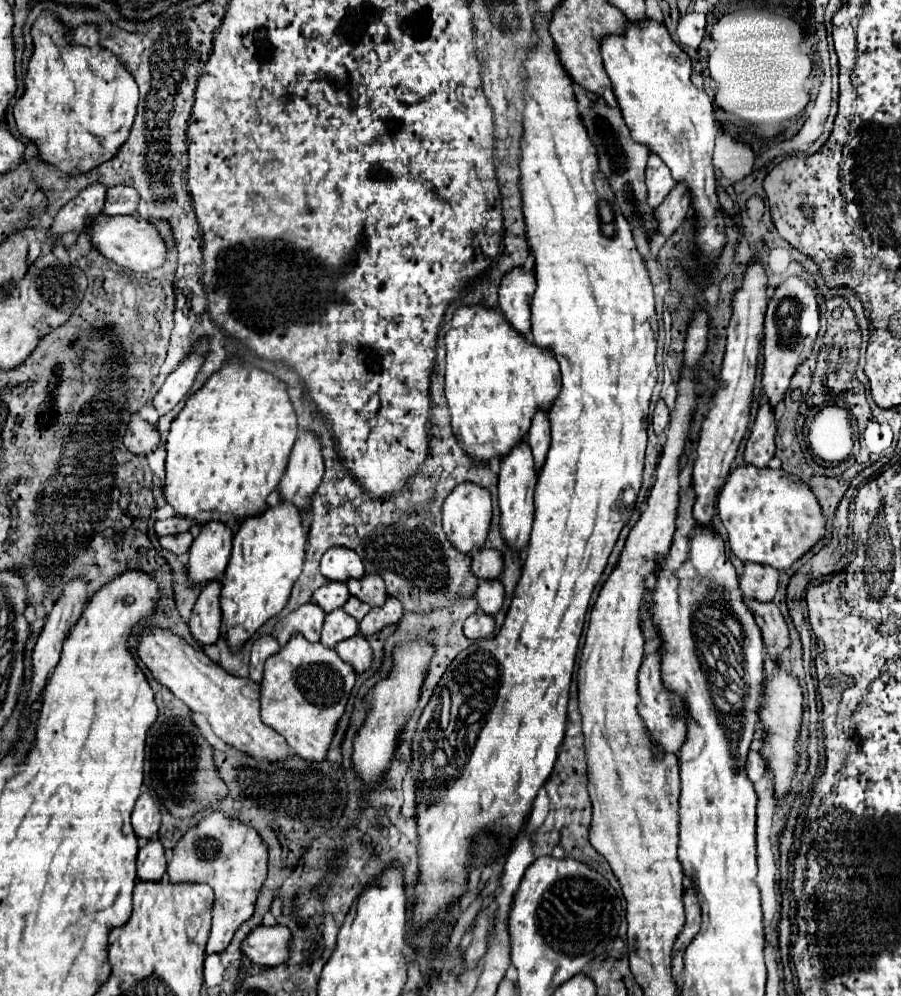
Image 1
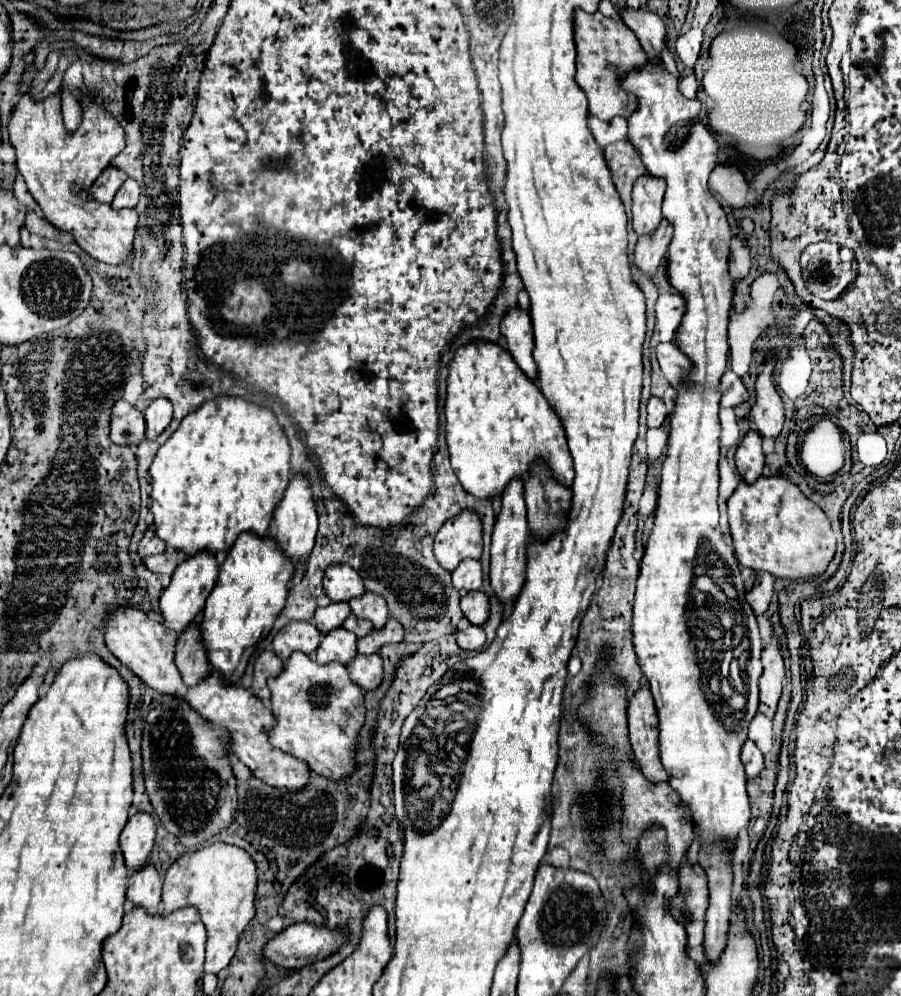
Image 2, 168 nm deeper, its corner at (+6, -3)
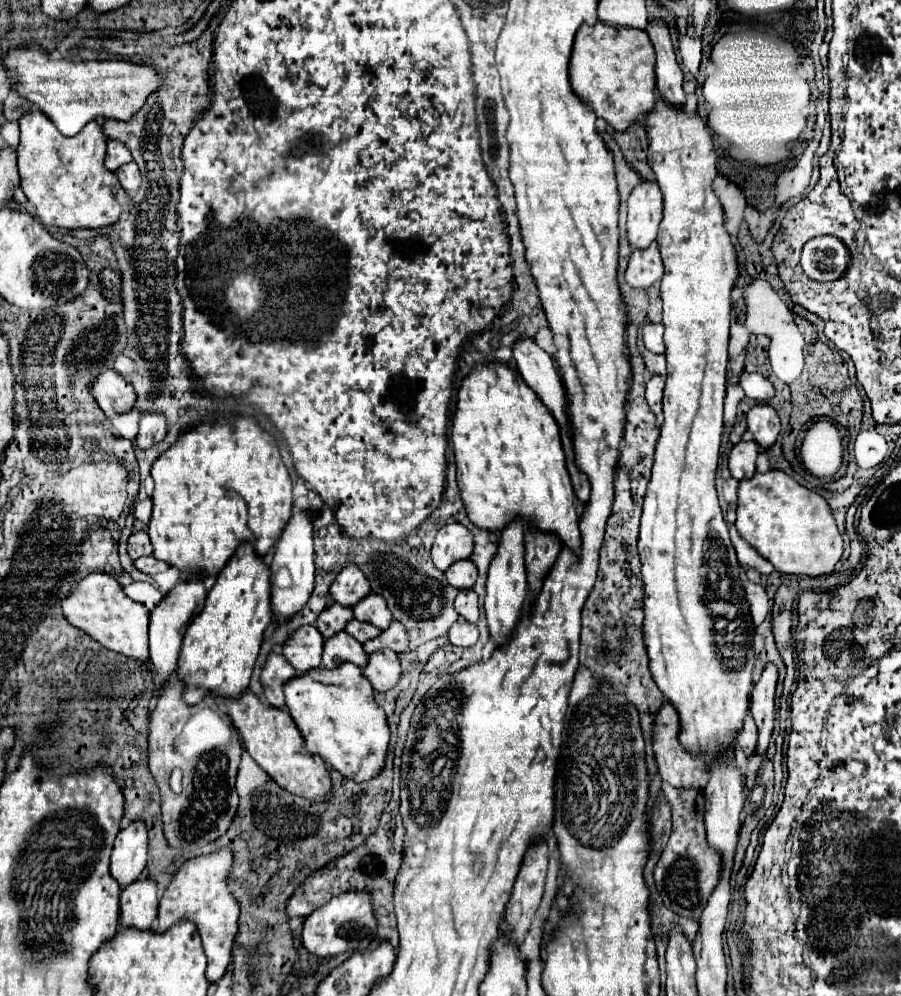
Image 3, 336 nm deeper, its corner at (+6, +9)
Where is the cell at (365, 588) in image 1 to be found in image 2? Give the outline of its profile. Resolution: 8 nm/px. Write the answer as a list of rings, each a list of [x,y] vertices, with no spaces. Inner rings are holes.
[[[364,593],[362,597],[350,601],[350,607],[352,607],[352,613],[358,617],[358,619],[368,619],[374,623],[374,629],[382,629],[388,621],[388,607],[386,607],[386,601],[374,593]]]

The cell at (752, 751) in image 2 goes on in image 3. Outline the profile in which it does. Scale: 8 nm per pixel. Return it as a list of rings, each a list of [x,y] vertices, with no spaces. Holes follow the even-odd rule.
[[[748,715],[744,719],[744,727],[738,735],[738,749],[742,749],[746,755],[752,755],[754,749],[756,749],[756,741],[758,741],[758,729],[754,725],[752,715]]]

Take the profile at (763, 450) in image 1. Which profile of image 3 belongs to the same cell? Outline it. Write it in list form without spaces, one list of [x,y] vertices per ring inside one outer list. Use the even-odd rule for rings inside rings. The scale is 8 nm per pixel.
[[[740,441],[732,447],[730,457],[728,457],[728,467],[730,473],[740,481],[740,479],[750,479],[756,473],[756,457],[760,449],[754,445],[754,441]]]

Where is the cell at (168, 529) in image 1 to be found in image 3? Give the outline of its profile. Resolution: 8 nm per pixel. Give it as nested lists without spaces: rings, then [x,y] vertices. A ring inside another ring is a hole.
[[[138,531],[138,533],[130,535],[128,553],[130,553],[132,559],[138,559],[142,555],[150,555],[152,553],[152,543],[150,543],[150,537],[148,537],[146,531]]]

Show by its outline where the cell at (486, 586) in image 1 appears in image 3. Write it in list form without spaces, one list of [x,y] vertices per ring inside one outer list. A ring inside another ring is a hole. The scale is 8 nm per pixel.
[[[462,589],[454,601],[454,607],[466,621],[478,621],[478,595],[474,589]]]

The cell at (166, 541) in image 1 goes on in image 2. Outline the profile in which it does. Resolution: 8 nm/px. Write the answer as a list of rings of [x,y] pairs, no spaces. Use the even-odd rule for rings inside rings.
[[[166,549],[166,551],[160,553],[160,555],[144,557],[142,561],[144,561],[146,569],[150,569],[152,573],[168,575],[168,577],[172,577],[174,569],[180,565],[180,557],[178,557],[178,553],[170,553],[170,549]]]

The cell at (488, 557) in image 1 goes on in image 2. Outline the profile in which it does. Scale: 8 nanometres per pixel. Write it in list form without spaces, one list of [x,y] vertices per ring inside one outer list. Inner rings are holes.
[[[462,561],[462,565],[458,565],[452,571],[452,585],[460,593],[478,591],[482,587],[482,565],[480,565],[480,561]]]

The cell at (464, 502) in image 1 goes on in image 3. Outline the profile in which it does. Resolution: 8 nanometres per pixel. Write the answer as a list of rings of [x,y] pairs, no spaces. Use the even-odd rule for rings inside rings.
[[[454,523],[442,527],[432,545],[432,561],[440,571],[446,571],[452,563],[468,559],[474,549],[474,535],[462,525]]]

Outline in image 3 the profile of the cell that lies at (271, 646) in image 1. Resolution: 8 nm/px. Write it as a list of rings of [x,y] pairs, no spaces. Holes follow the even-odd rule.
[[[270,653],[262,669],[260,681],[264,687],[264,701],[272,707],[284,707],[282,683],[296,675],[296,669],[278,653]]]

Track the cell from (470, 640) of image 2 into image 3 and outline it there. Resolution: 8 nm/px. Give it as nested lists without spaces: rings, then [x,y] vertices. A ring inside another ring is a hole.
[[[462,617],[450,627],[450,643],[458,647],[470,647],[478,641],[478,627],[474,623],[464,621]]]

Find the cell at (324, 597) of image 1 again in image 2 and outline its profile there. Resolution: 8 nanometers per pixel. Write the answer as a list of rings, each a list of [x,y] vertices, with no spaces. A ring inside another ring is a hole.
[[[332,603],[328,607],[318,607],[314,615],[314,625],[322,635],[342,627],[346,617],[350,615],[350,605],[348,603]]]

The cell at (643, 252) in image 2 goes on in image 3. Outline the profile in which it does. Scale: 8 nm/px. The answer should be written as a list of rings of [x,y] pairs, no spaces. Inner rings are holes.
[[[652,241],[652,245],[648,245],[646,249],[634,249],[626,269],[626,281],[630,287],[646,289],[652,283],[660,281],[662,275],[664,275],[664,263],[656,241]]]

